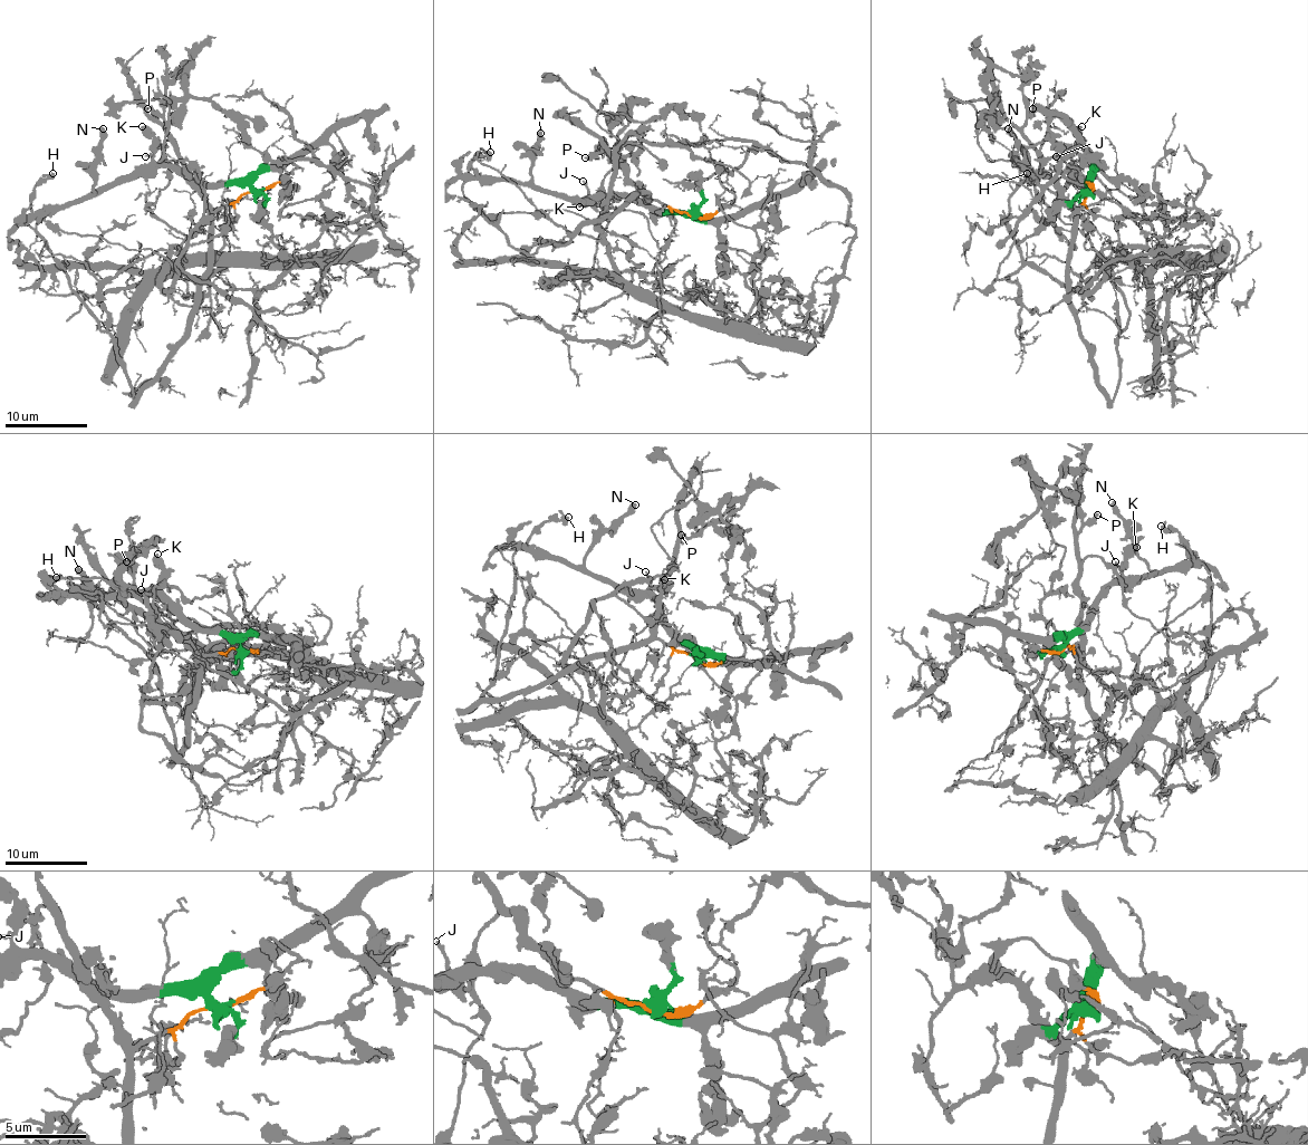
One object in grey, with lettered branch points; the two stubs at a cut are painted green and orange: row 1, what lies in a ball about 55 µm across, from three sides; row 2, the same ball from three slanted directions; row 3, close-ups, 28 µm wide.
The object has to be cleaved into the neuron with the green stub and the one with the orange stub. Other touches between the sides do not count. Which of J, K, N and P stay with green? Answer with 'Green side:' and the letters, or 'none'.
Green side: J, K, N

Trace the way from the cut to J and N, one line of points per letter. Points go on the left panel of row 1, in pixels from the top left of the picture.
J: (255, 191), (248, 185), (213, 185), (191, 179), (150, 154), (145, 156)
N: (255, 191), (248, 185), (209, 185), (172, 166), (140, 166), (96, 191), (94, 150), (103, 127)

